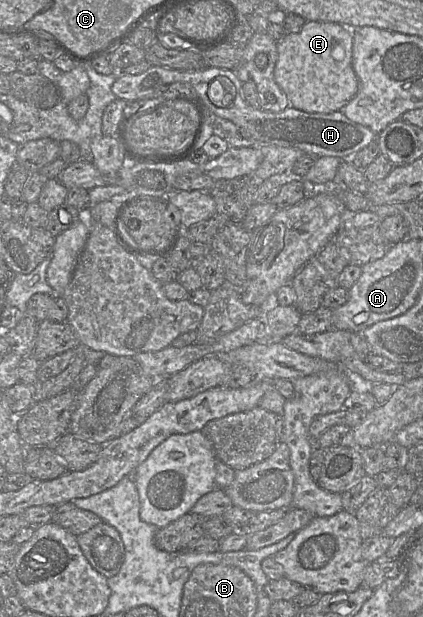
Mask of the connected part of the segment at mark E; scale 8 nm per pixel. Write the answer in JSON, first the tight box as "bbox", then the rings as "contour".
{"bbox":[274,21,359,113],"contour":[[[306,21],[300,31],[277,42],[274,78],[290,106],[309,113],[342,111],[357,94],[359,81],[353,69],[353,33],[339,23]]]}

